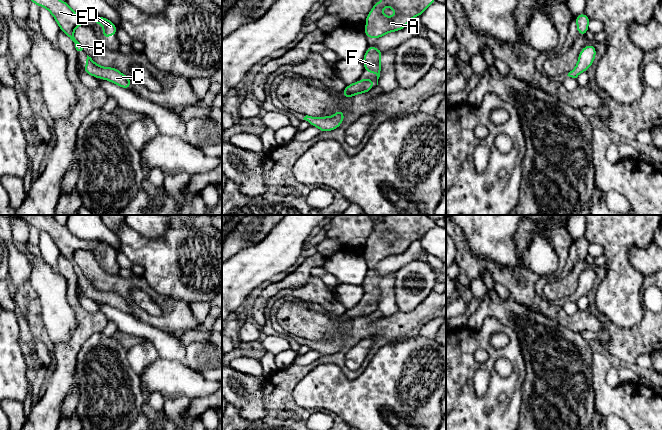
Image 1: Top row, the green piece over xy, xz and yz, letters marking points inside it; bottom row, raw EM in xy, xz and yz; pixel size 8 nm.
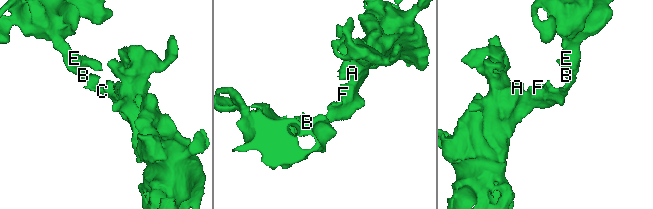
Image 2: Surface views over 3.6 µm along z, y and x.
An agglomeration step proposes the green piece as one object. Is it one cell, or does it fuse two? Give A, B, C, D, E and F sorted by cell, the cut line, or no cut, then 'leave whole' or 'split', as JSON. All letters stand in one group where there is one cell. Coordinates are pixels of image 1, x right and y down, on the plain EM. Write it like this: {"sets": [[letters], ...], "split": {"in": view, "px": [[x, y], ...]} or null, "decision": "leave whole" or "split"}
{"sets": [["A", "B", "C", "D", "E", "F"]], "split": null, "decision": "leave whole"}

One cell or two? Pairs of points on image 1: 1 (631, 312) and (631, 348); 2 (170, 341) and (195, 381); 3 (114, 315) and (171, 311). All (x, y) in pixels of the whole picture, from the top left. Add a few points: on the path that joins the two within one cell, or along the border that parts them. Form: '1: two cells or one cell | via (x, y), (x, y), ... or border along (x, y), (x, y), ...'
1: two cells | border along (644, 308), (642, 318), (626, 328), (609, 319)
2: two cells | border along (160, 357), (166, 360), (184, 362)
3: two cells | border along (128, 313), (151, 325)

